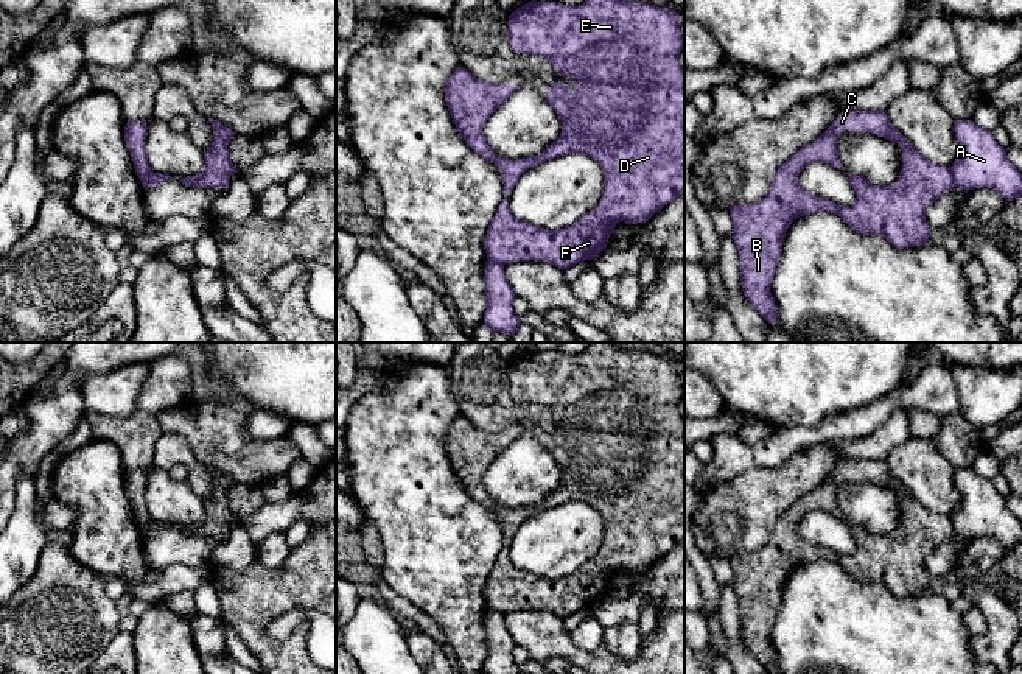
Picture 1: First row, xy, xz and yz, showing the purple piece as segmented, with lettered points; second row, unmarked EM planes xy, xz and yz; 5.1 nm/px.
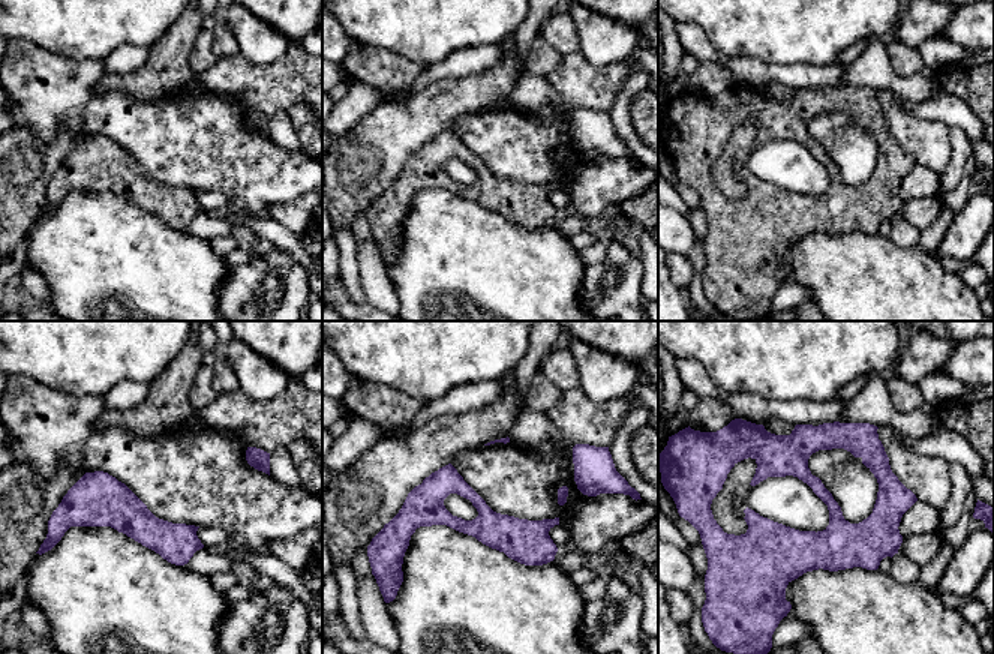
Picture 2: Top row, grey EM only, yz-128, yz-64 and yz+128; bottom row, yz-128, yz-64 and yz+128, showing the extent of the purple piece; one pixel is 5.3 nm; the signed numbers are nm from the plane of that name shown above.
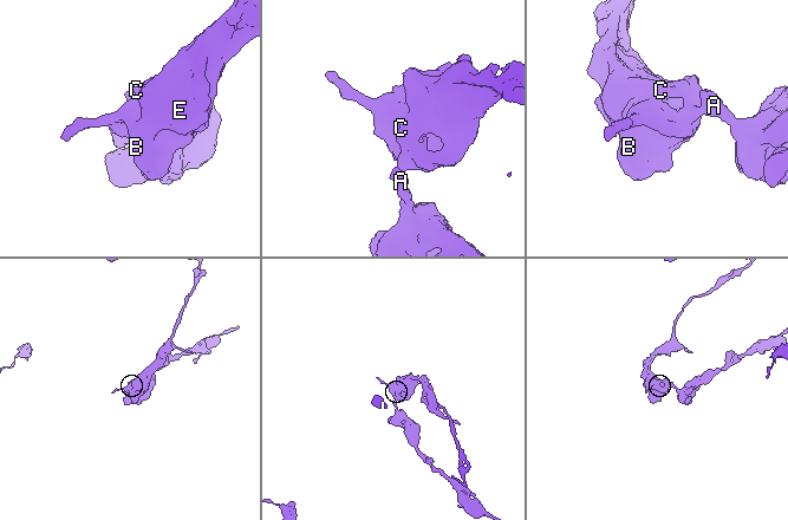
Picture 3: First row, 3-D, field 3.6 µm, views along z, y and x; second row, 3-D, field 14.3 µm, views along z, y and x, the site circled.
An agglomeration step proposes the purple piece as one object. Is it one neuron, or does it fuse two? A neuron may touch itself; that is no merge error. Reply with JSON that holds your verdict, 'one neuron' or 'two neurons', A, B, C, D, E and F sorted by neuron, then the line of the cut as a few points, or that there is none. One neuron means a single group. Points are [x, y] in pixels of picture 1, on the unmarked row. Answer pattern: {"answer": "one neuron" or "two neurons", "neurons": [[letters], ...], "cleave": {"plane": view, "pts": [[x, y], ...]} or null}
{"answer": "two neurons", "neurons": [["A"], ["B", "C", "D", "E", "F"]], "cleave": {"plane": "yz", "pts": [[948, 517], [955, 534]]}}

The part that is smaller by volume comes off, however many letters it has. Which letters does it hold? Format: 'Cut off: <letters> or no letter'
Cut off: A

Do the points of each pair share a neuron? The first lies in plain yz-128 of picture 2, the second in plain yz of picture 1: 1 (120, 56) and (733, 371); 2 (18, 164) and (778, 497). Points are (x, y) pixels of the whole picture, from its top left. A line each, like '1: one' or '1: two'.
1: two
2: one

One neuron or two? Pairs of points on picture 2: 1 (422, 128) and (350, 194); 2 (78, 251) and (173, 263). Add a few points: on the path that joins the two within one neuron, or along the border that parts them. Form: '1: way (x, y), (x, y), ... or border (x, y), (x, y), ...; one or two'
1: way (404, 140), (368, 176); one
2: way (102, 257), (107, 261), (149, 261); one

